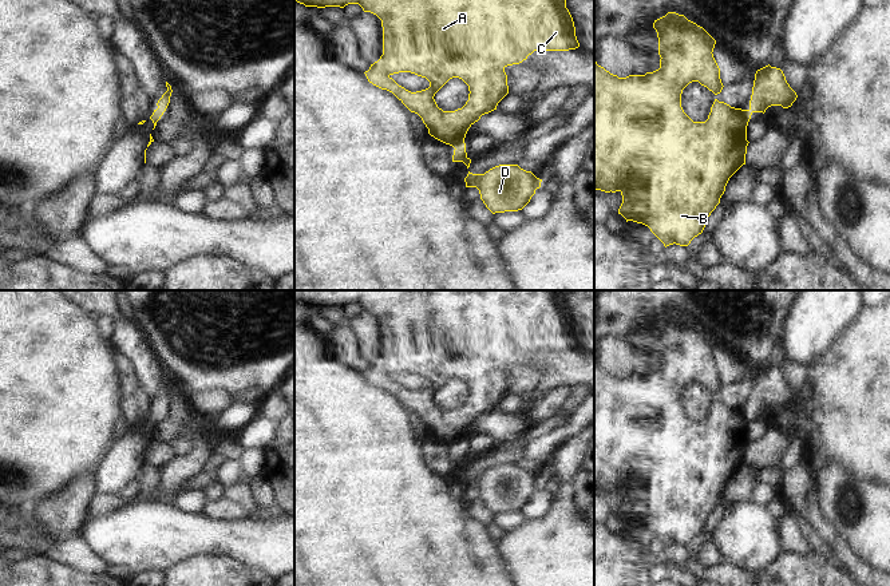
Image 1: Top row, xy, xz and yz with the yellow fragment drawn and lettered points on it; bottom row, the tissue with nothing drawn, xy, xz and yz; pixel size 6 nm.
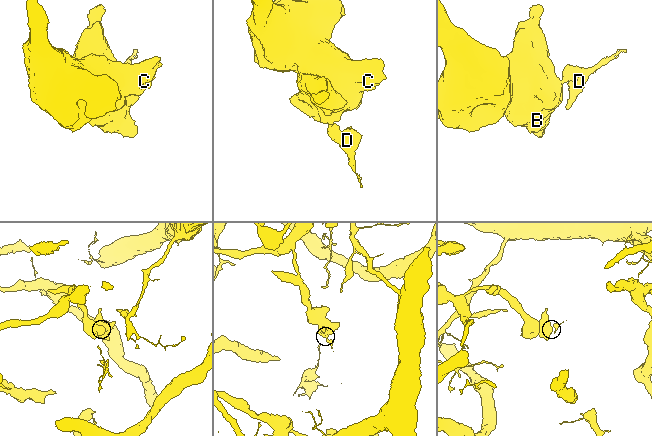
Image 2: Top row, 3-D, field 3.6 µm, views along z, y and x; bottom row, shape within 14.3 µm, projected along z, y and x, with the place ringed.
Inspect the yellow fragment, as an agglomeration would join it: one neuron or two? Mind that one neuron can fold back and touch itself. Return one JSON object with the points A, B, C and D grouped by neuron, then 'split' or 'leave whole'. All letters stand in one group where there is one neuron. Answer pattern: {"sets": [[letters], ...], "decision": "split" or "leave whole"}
{"sets": [["A", "B", "C"], ["D"]], "decision": "split"}

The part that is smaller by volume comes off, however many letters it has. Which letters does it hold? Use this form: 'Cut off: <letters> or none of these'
Cut off: D

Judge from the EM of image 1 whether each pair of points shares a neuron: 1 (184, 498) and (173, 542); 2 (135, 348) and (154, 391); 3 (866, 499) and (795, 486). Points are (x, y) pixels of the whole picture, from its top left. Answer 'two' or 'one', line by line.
1: two
2: one
3: two

